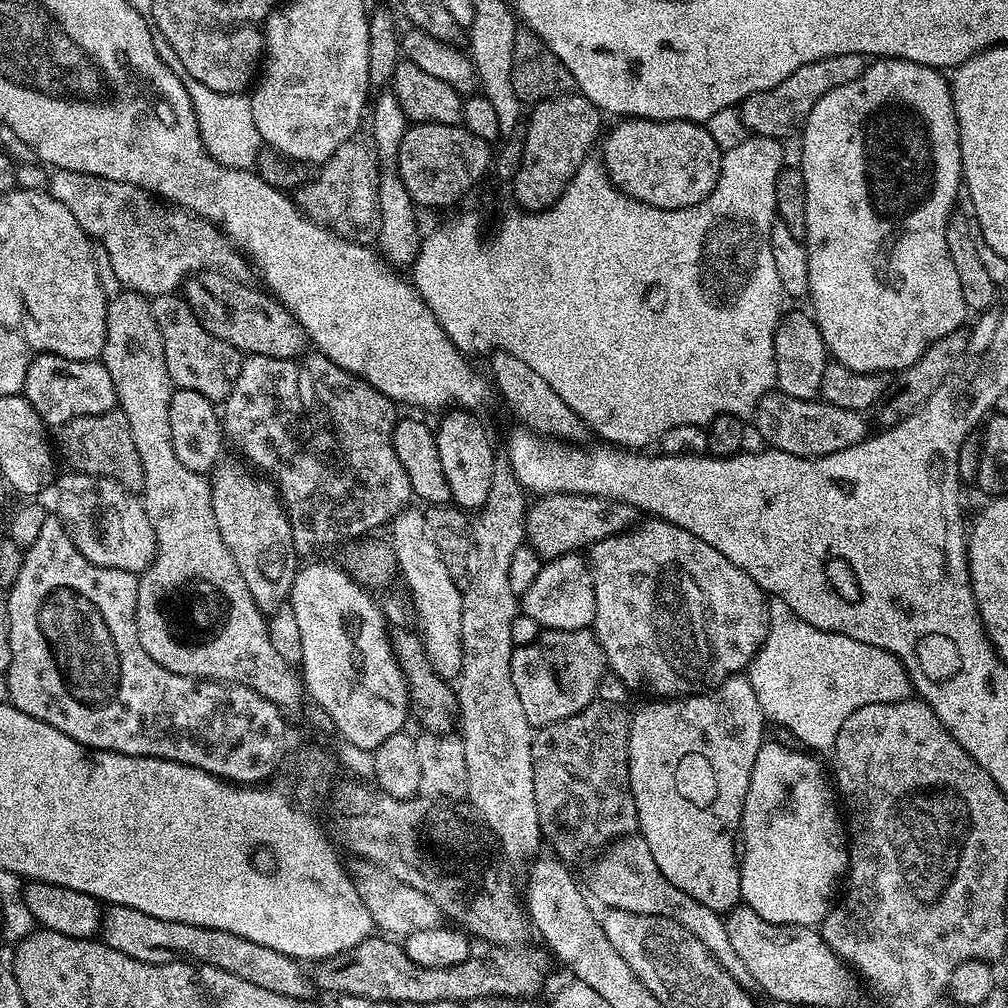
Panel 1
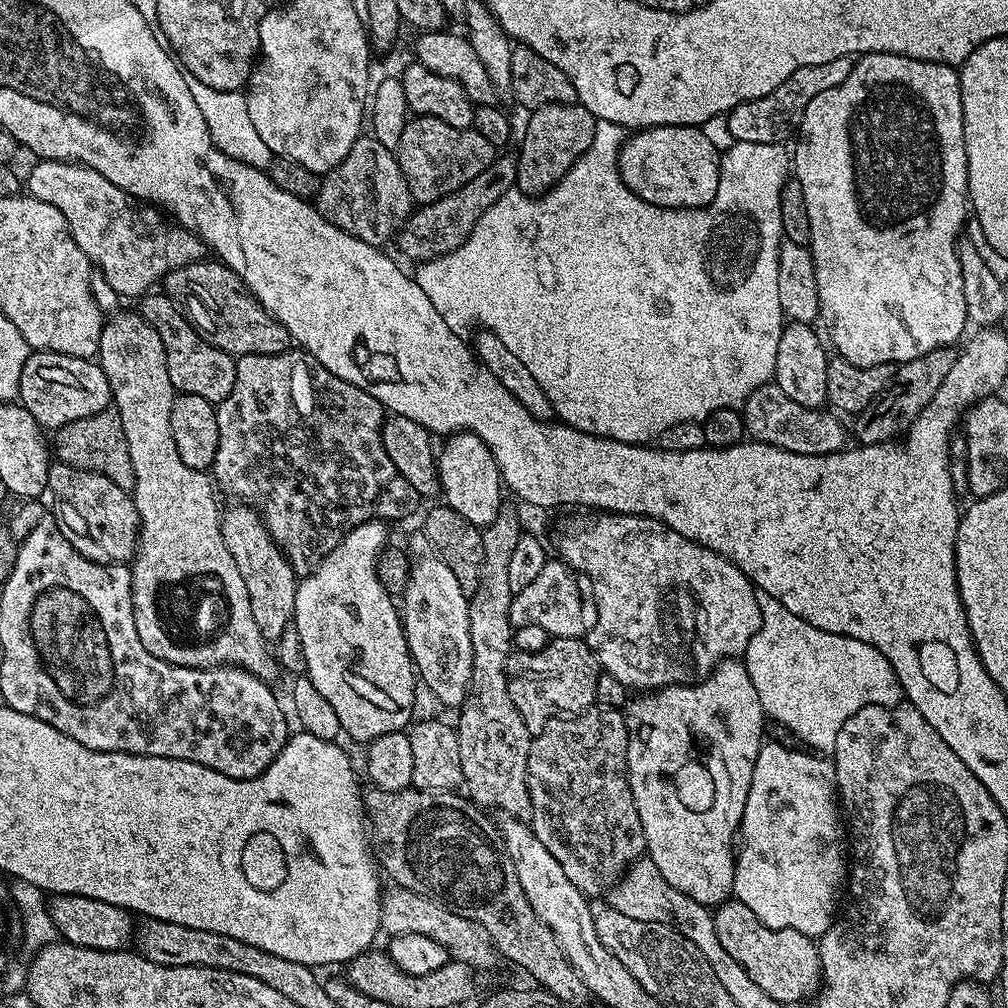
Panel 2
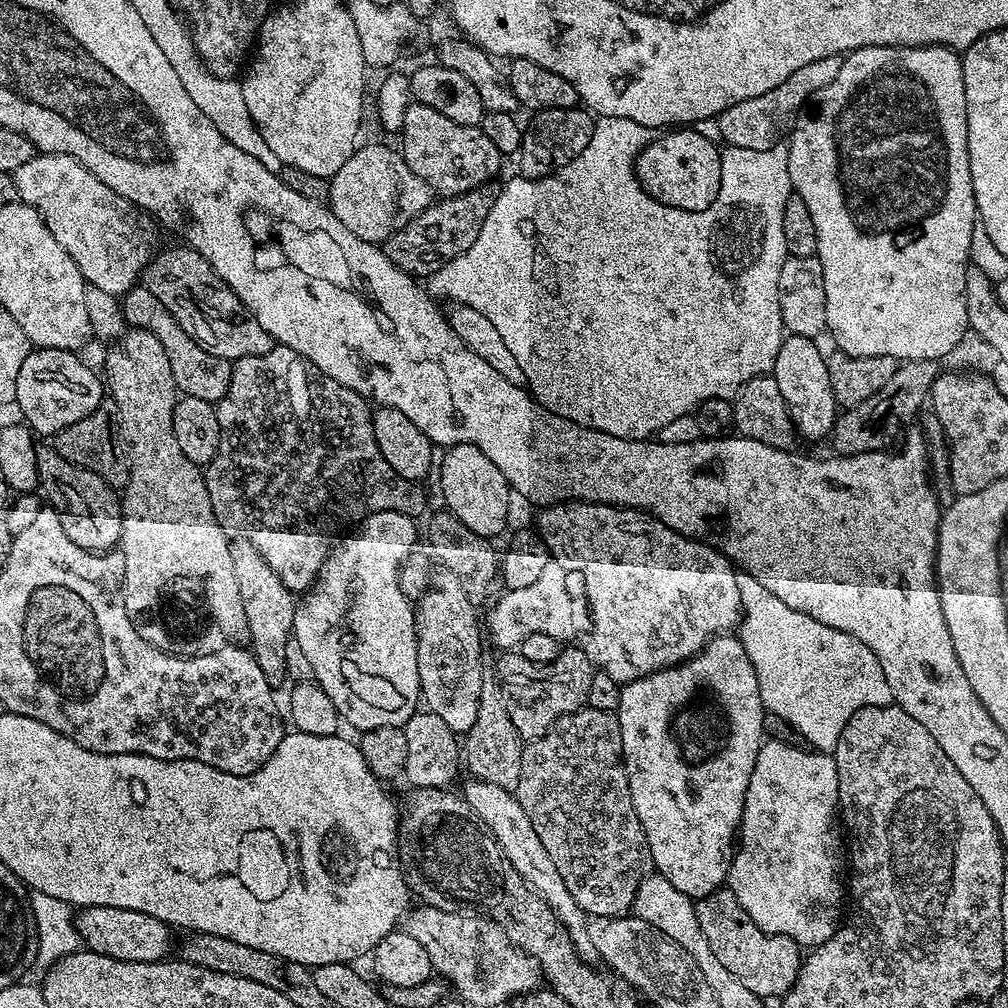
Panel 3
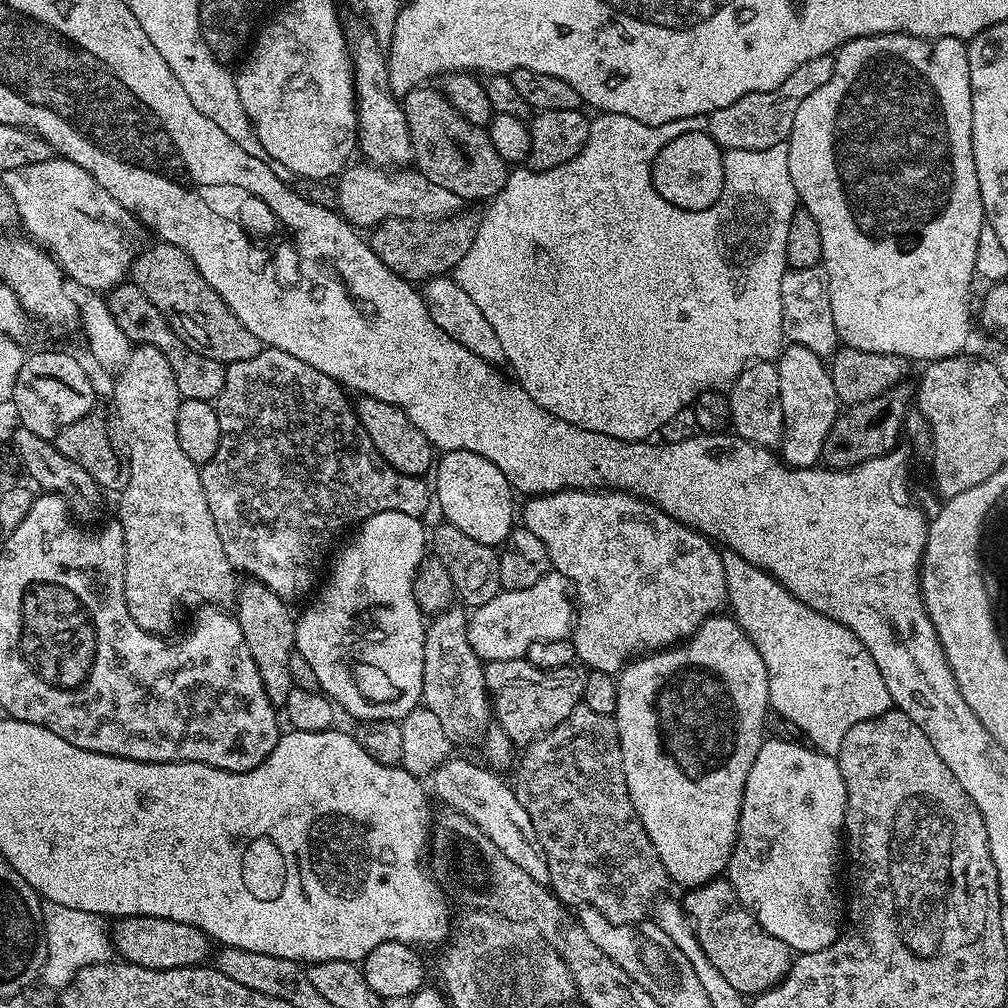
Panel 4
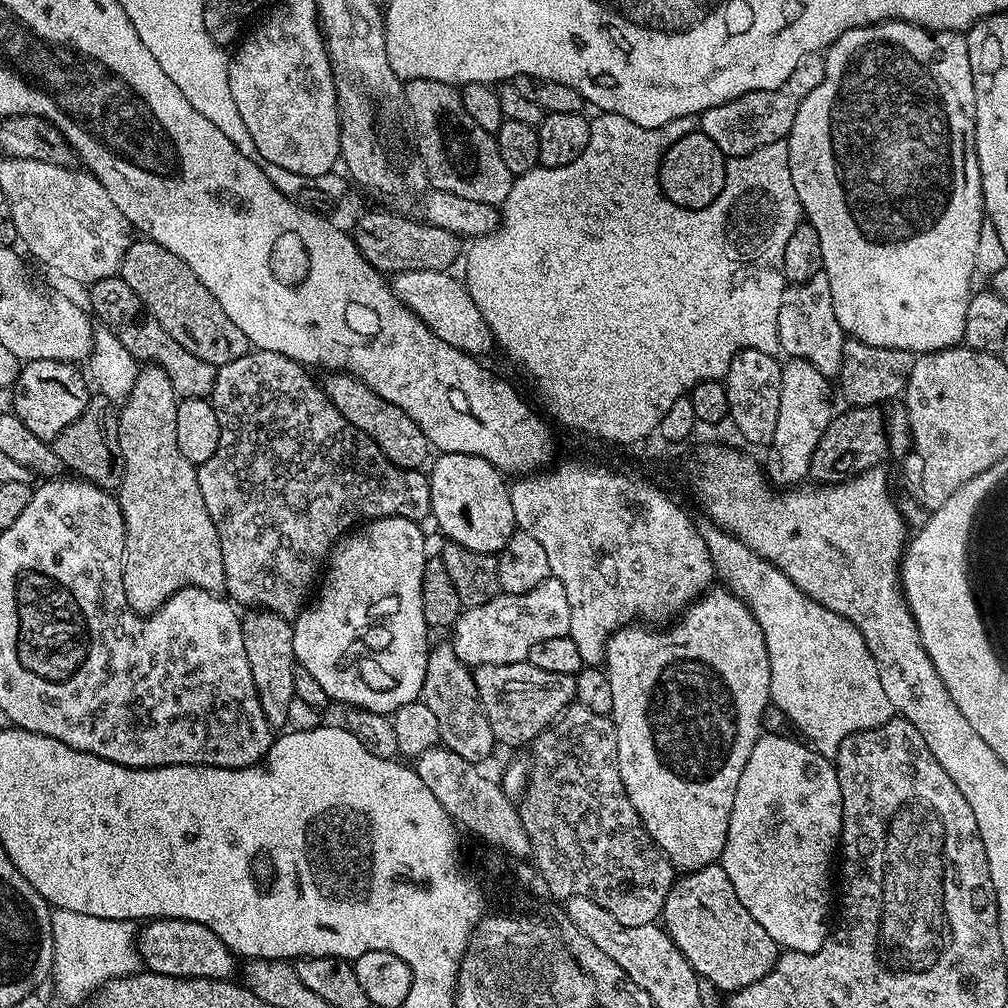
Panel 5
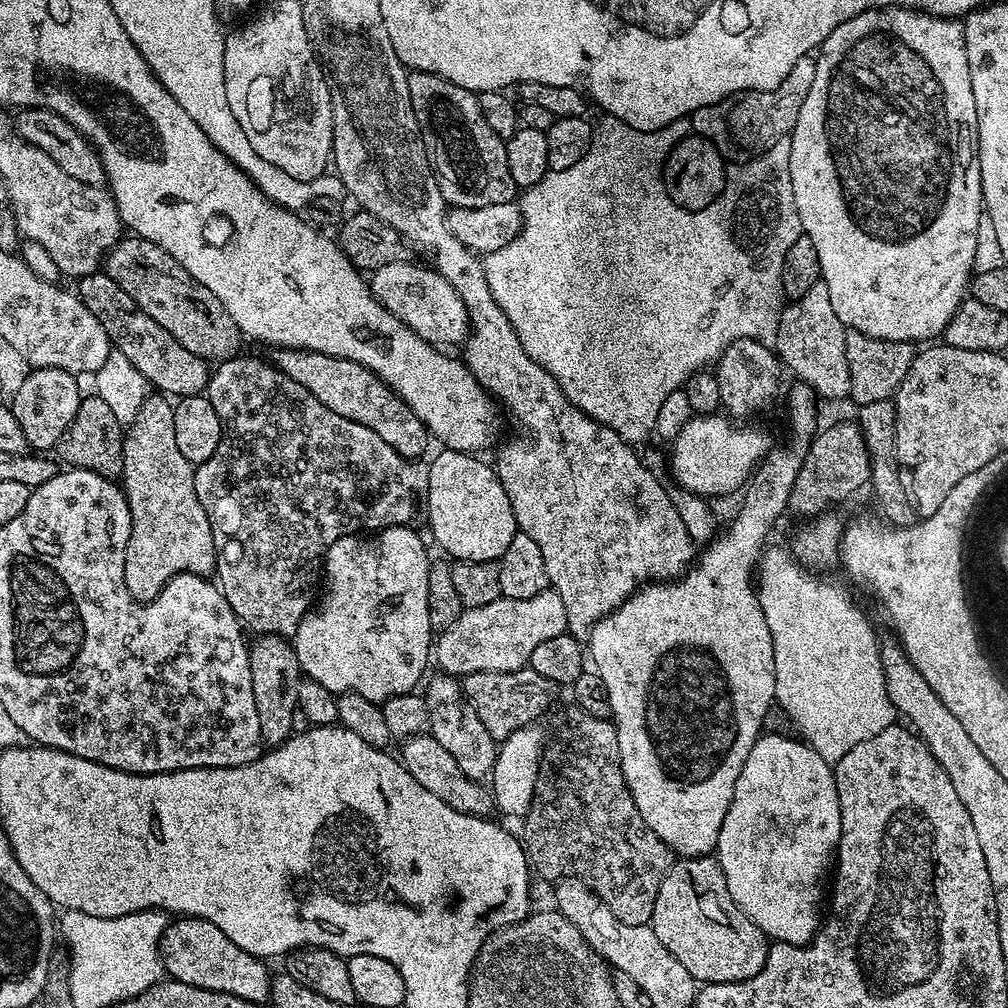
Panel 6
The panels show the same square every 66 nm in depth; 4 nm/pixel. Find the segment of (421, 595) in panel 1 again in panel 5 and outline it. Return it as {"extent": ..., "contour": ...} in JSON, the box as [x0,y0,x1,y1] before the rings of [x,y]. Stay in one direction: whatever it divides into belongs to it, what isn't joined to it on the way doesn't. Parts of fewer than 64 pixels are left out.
{"extent":[422,642,497,762],"contour":[[[444,642],[431,649],[426,662],[426,678],[422,703],[430,706],[434,718],[438,721],[440,744],[449,748],[454,754],[473,762],[481,762],[497,747],[494,734],[490,730],[490,722],[480,705],[478,692],[474,686],[469,665],[463,664],[454,654],[451,643]]]}

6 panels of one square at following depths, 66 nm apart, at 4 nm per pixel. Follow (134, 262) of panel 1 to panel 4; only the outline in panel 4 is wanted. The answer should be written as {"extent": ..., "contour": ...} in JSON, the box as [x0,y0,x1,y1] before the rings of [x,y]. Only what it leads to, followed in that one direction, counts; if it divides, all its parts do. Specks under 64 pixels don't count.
{"extent":[2,158,146,294],"contour":[[[53,158],[34,166],[22,166],[3,173],[2,182],[6,190],[10,190],[10,198],[14,198],[19,223],[24,223],[23,231],[60,263],[60,269],[73,285],[76,283],[80,288],[89,288],[86,289],[89,293],[104,294],[121,283],[131,273],[132,264],[146,247],[144,225],[130,214],[130,210],[118,206],[108,191],[98,186],[98,182],[94,182],[94,178],[74,162]]]}

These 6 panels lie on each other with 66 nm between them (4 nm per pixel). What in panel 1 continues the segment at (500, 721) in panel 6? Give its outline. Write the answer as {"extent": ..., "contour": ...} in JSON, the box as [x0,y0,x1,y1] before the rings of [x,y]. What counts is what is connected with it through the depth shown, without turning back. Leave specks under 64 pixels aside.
{"extent":[510,631,606,729],"contour":[[[541,631],[539,638],[521,648],[513,647],[510,674],[514,678],[514,690],[518,690],[518,702],[522,702],[522,714],[530,721],[533,729],[545,728],[547,724],[558,722],[578,714],[587,704],[596,700],[598,682],[606,670],[602,646],[591,631],[554,632]]]}

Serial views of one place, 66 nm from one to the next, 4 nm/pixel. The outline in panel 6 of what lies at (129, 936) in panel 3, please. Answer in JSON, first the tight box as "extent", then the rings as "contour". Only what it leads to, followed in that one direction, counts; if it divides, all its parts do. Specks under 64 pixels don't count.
{"extent":[160,916,273,1005],"contour":[[[181,916],[168,928],[160,939],[160,960],[171,979],[186,982],[186,986],[198,986],[202,990],[214,990],[222,994],[234,994],[243,1000],[263,1005],[272,994],[273,973],[259,956],[246,954],[242,946],[234,946],[214,922],[202,918]]]}

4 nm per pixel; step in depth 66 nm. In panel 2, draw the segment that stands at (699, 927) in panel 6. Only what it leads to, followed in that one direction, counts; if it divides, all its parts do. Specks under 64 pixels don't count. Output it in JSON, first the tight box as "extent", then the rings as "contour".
{"extent":[712,898,822,1006],"contour":[[[729,898],[719,905],[715,909],[712,921],[714,930],[718,934],[718,942],[722,942],[726,954],[730,954],[730,958],[734,958],[734,962],[738,962],[738,966],[742,966],[742,970],[746,970],[746,974],[750,978],[754,978],[754,982],[758,982],[758,986],[762,986],[762,990],[766,990],[766,994],[770,994],[770,998],[774,998],[782,1006],[788,1006],[795,1000],[804,1000],[807,996],[812,998],[819,993],[822,983],[820,949],[813,937],[798,934],[798,930],[768,928],[762,922],[758,922],[758,914],[754,914],[754,910],[750,910],[750,906],[746,906],[735,898]]]}

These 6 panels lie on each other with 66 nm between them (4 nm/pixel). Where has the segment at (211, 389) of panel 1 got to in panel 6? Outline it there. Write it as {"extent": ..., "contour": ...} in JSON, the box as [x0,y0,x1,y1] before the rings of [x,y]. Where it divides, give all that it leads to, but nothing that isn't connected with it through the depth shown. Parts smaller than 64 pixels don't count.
{"extent":[78,270,210,398],"contour":[[[97,270],[90,276],[81,276],[78,284],[80,284],[80,288],[78,287],[80,301],[86,306],[86,310],[90,310],[90,314],[94,314],[94,318],[98,318],[98,322],[102,322],[111,347],[117,352],[126,354],[126,358],[130,358],[130,362],[134,365],[134,370],[138,370],[138,374],[146,377],[149,385],[157,393],[179,398],[199,396],[207,389],[210,375],[209,361],[203,360],[198,354],[190,354],[190,350],[186,350],[186,346],[182,346],[182,342],[178,342],[174,334],[162,330],[162,326],[158,326],[158,322],[154,322],[154,318],[150,318],[150,314],[146,314],[146,310],[142,310],[138,302],[134,302],[134,298],[130,298],[130,294],[122,290],[122,286],[118,286],[118,282],[114,282],[114,278],[110,278],[107,272]]]}

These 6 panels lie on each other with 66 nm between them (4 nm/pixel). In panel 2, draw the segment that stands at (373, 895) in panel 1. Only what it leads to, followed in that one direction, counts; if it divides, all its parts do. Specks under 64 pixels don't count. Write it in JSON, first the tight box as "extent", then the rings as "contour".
{"extent":[380,887,498,970],"contour":[[[389,887],[383,893],[380,902],[380,927],[389,937],[398,934],[426,934],[426,938],[434,938],[448,951],[452,960],[461,960],[473,970],[492,968],[498,961],[498,953],[491,940],[484,935],[482,929],[473,920],[454,914],[446,906],[426,898],[422,894],[414,894],[405,888]]]}

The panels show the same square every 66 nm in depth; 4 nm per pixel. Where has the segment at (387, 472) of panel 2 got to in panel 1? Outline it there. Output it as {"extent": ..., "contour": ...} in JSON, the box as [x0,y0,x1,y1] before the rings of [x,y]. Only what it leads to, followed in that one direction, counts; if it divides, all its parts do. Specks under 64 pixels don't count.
{"extent":[222,354,414,557],"contour":[[[308,354],[303,358],[297,358],[295,360],[279,360],[278,358],[266,358],[265,356],[250,356],[245,355],[240,362],[240,373],[238,374],[238,382],[234,382],[234,390],[229,394],[228,399],[223,401],[222,404],[222,423],[224,425],[225,437],[230,441],[236,448],[248,447],[248,460],[247,463],[251,465],[253,469],[259,470],[265,477],[271,478],[280,494],[280,499],[284,501],[284,510],[288,514],[288,521],[290,522],[290,530],[292,531],[292,537],[294,538],[294,546],[296,547],[297,553],[301,557],[308,556],[311,552],[320,552],[323,548],[328,548],[331,544],[343,545],[345,542],[351,542],[357,538],[367,537],[375,528],[380,528],[387,525],[393,517],[397,516],[400,509],[407,508],[413,503],[414,497],[412,495],[412,487],[410,486],[410,478],[406,478],[406,470],[402,466],[402,462],[398,462],[396,457],[396,451],[392,445],[392,427],[396,425],[398,419],[398,408],[397,405],[393,404],[391,400],[387,400],[385,396],[378,390],[374,390],[374,386],[370,386],[365,380],[360,380],[354,374],[350,374],[346,370],[342,370],[342,366],[338,366],[332,360],[328,360],[326,357],[319,354]]]}

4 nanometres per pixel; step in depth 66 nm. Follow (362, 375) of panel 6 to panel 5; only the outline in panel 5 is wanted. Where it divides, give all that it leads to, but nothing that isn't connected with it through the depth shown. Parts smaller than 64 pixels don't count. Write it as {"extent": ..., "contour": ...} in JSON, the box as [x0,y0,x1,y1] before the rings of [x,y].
{"extent":[322,371,429,470],"contour":[[[329,371],[325,376],[328,377],[322,380],[322,387],[334,402],[338,414],[342,414],[346,422],[350,422],[355,428],[367,434],[376,443],[378,450],[382,450],[382,454],[386,454],[386,458],[394,462],[394,466],[420,470],[429,463],[428,439],[426,434],[422,434],[422,430],[418,430],[418,422],[414,422],[410,414],[394,406],[394,402],[386,402],[386,398],[374,394],[374,390],[370,390],[370,386],[366,386],[356,376],[333,371]]]}

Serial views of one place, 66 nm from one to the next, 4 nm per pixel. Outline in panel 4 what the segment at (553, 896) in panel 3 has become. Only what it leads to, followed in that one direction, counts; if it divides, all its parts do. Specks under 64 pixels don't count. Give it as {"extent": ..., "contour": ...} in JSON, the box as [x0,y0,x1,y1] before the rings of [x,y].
{"extent":[430,758,548,881],"contour":[[[449,758],[432,769],[430,781],[434,796],[436,791],[437,798],[447,809],[470,818],[470,822],[474,822],[474,826],[478,826],[478,830],[482,830],[482,834],[486,834],[486,838],[490,838],[490,842],[494,842],[494,846],[498,846],[498,850],[502,850],[510,862],[522,866],[532,880],[547,881],[548,863],[542,842],[538,842],[538,830],[534,830],[530,814],[526,814],[522,802],[518,802],[515,787],[511,783],[504,784],[500,777],[503,775],[483,763],[471,764],[468,760],[456,759]]]}

